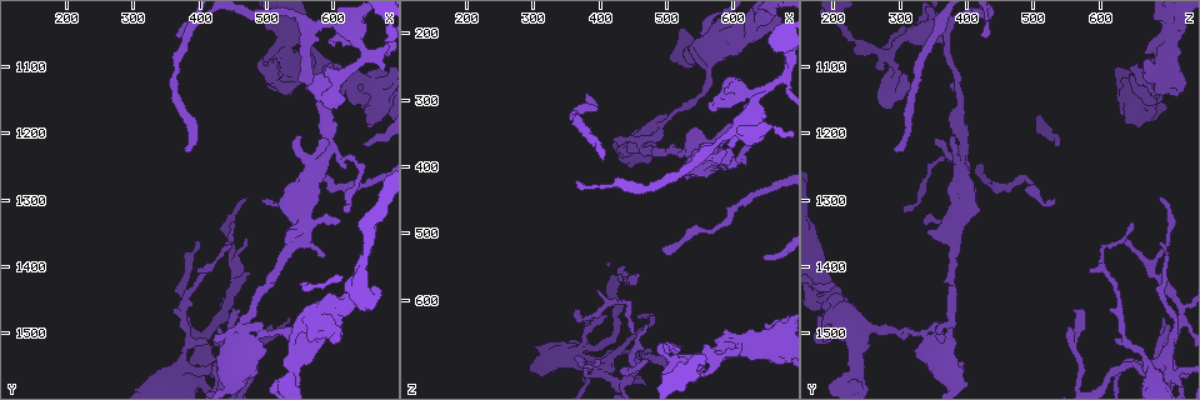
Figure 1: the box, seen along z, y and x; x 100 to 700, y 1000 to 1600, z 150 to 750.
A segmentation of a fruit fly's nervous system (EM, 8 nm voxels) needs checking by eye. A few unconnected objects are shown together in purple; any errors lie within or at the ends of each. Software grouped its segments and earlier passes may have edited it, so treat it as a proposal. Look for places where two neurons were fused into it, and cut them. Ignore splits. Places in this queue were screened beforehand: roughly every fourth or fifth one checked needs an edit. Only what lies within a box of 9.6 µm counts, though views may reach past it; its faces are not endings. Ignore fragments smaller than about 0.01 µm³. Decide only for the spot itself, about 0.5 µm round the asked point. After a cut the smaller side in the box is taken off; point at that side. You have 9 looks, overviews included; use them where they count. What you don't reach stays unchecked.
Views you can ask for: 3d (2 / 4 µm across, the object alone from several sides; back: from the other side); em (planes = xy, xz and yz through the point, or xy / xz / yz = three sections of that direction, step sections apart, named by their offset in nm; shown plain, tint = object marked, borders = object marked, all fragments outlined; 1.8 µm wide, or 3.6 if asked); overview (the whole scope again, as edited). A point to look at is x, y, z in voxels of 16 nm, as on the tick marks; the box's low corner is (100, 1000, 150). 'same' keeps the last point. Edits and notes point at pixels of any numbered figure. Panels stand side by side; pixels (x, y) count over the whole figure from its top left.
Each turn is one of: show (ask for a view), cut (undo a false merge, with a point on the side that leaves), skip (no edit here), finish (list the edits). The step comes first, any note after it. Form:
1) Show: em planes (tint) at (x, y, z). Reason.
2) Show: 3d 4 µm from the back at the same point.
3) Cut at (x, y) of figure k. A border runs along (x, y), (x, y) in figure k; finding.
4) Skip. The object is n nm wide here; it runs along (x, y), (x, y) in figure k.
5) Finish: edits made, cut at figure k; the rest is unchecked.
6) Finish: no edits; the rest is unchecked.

Show: 3d 2 µm at (625, 1440, 210). Small branch off a trunk.

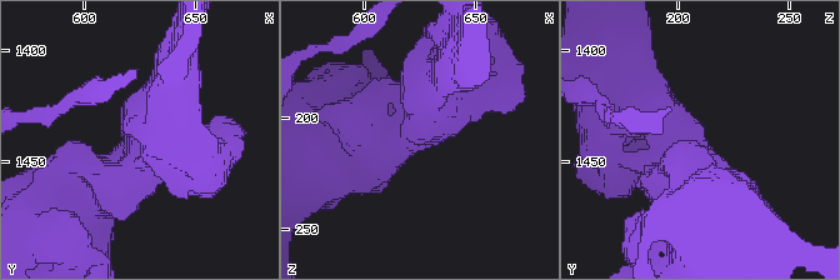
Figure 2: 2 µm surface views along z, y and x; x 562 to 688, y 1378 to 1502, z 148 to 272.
Show: em planes (tint) at the same point. Shape alone is not enough.

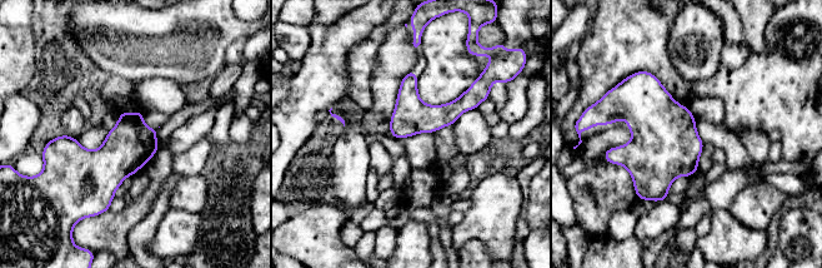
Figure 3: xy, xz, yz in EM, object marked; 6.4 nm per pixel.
Skip. Continuous, no second neuron.

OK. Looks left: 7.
Show: em planes (tint) at (590, 1230, 390). Looks like a crossing.

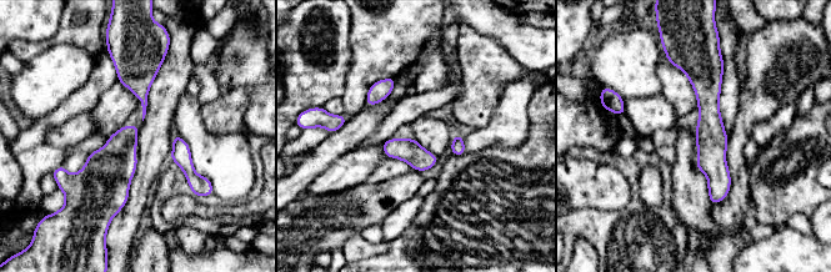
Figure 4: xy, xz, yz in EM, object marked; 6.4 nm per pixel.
Skip. It runs along (690, 64), (707, 86), (715, 201) in figure 4; one neuron here.

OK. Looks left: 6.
Show: 3d 4 µm at (380, 1575, 700). Small branch off a trunk.

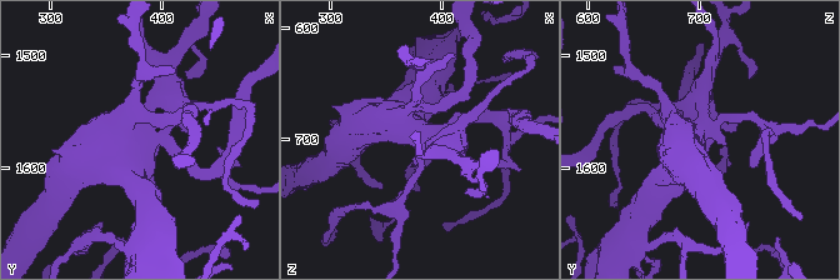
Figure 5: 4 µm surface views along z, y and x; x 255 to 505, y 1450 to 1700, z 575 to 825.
Show: em xz step 4 (tint) at (380, 1572, 696).

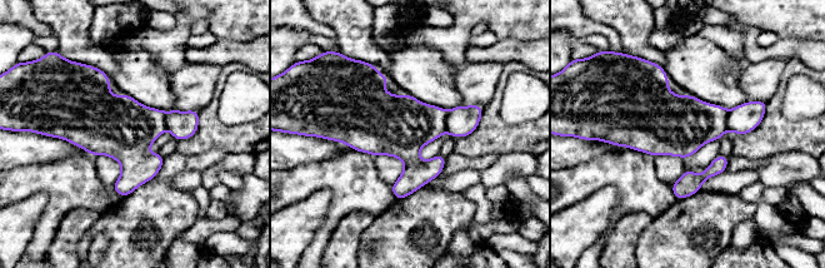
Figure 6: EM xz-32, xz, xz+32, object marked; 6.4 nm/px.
Show: em planes (tint) at the same point.

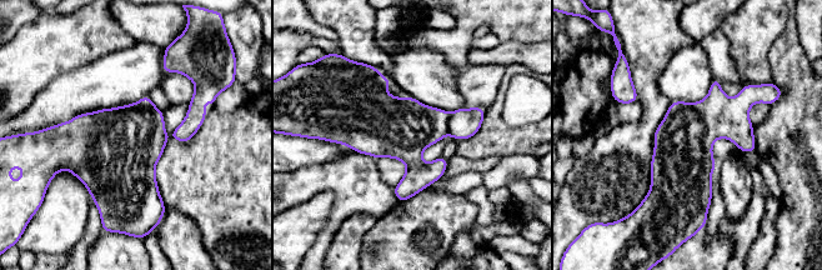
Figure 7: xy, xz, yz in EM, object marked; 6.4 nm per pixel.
Skip. The object is 380 nm wide here; continuous, no second neuron.

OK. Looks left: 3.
Show: em yz step 4 (tint) at (580, 1105, 690).

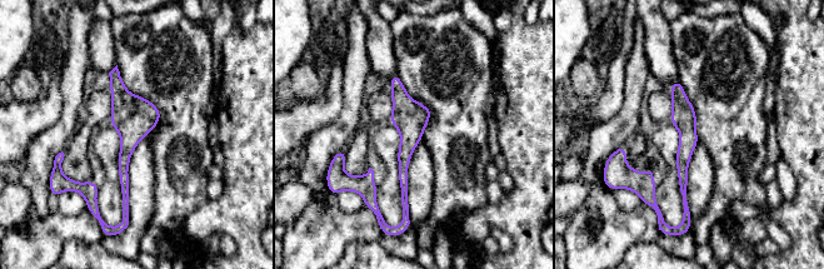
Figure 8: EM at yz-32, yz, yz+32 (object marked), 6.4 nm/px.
Skip. All the same neuron.

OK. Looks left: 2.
Finish: no edits; the rest is unchecked.

